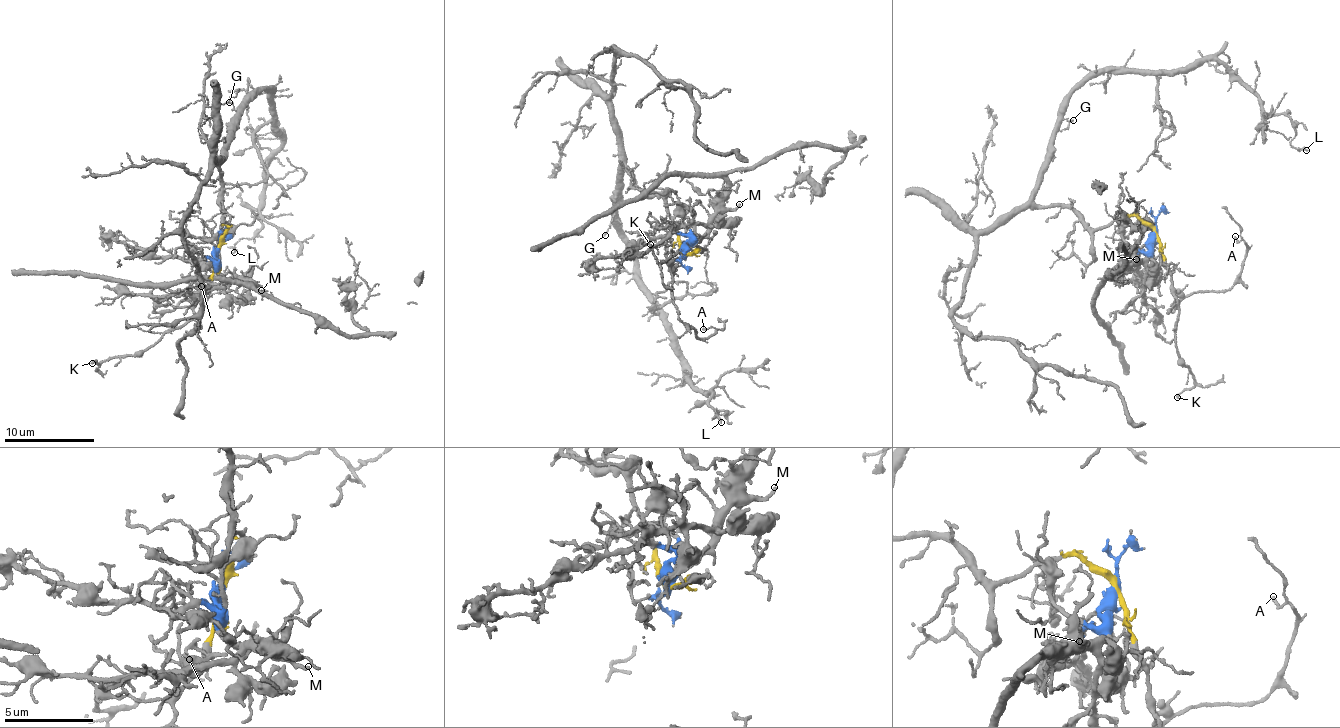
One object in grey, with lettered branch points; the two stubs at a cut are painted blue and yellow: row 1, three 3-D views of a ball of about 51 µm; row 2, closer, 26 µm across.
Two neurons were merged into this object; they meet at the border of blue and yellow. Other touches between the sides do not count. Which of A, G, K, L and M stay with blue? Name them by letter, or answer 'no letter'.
M

